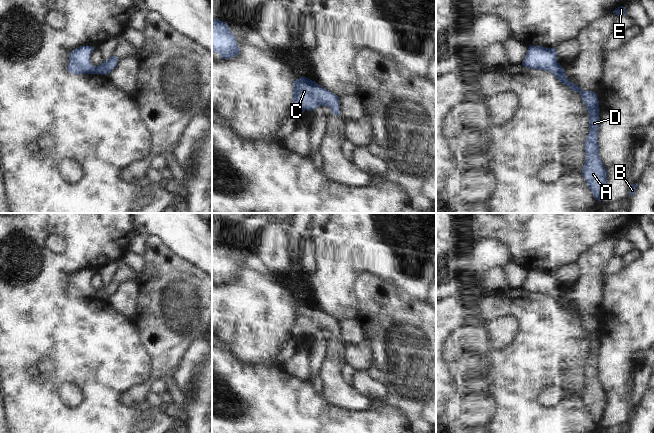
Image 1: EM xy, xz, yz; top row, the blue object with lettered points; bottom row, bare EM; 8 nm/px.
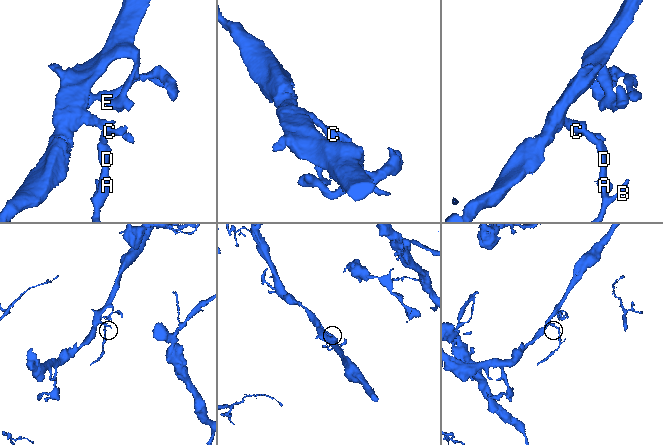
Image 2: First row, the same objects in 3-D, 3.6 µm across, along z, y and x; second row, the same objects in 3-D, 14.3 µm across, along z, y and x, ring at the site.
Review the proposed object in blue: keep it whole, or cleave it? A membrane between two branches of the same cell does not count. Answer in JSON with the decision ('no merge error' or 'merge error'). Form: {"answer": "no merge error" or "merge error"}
{"answer": "no merge error"}

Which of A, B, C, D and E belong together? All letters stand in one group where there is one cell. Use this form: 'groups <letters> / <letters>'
groups A B C D E

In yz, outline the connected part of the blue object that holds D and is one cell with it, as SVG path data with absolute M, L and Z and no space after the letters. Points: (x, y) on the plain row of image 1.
M529 269L522 289L526 292L550 295L560 307L566 308L572 315L580 317L589 340L589 357L585 364L586 382L582 398L594 422L600 426L607 406L607 395L599 381L598 357L600 341L599 324L596 317L584 315L569 305L564 297L564 292L557 286L555 272Z

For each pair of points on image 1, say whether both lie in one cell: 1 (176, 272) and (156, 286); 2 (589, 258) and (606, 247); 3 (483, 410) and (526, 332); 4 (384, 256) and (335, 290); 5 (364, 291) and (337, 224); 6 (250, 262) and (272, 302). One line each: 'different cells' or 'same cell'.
1: same cell
2: same cell
3: different cells
4: same cell
5: different cells
6: different cells

